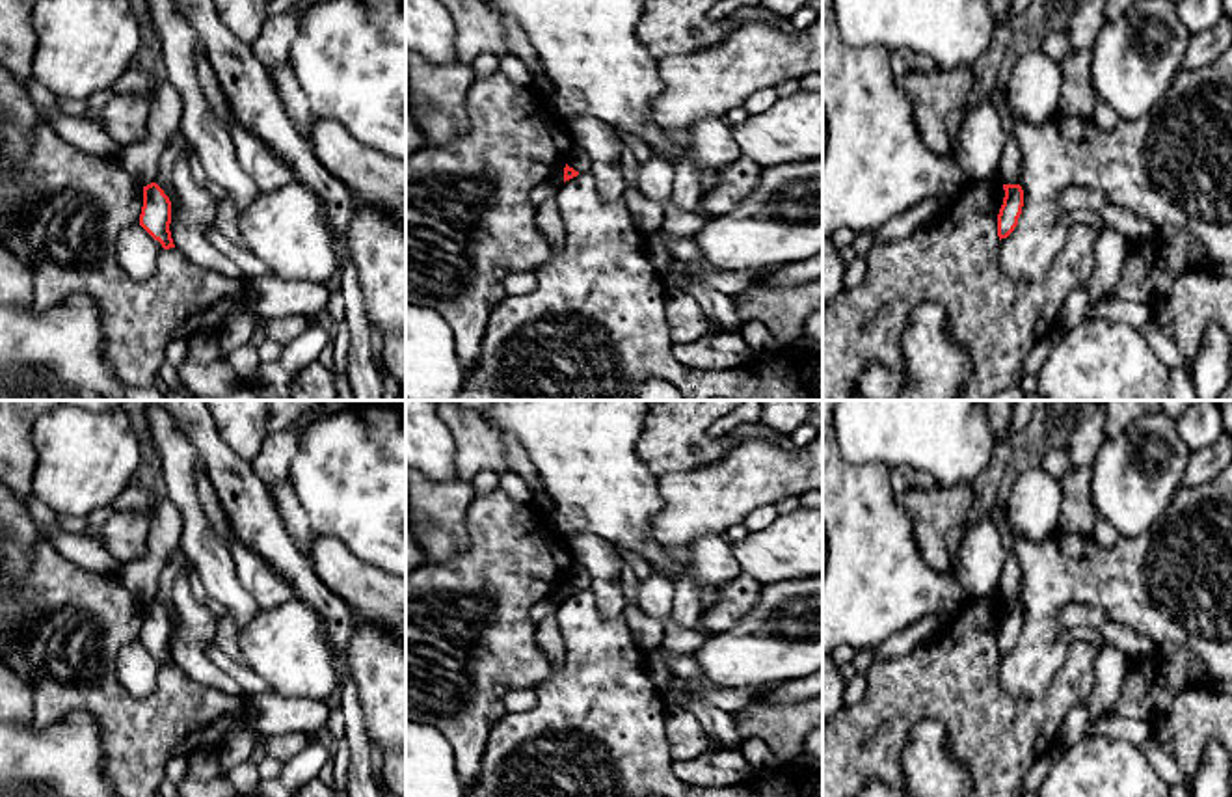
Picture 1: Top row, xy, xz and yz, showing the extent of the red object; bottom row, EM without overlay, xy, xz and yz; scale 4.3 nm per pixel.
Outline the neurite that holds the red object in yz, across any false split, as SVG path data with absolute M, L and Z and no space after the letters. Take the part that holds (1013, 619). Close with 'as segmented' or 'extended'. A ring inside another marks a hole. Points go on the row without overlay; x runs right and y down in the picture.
M1003 601L1005 615L998 631L998 654L1007 655L1018 642L1024 624L1024 607L1020 601Z | as segmented

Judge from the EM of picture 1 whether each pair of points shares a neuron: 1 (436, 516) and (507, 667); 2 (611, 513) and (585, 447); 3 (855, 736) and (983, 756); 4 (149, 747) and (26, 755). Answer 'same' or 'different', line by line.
1: different
2: same
3: same
4: different

